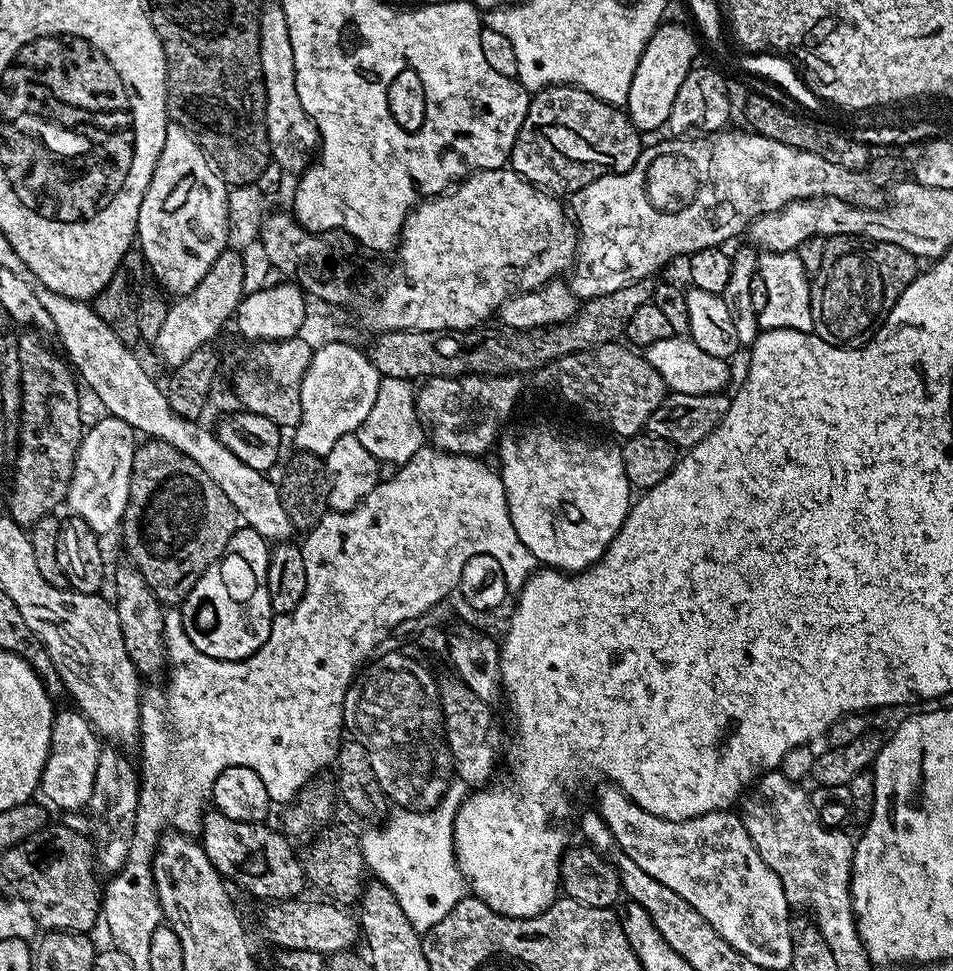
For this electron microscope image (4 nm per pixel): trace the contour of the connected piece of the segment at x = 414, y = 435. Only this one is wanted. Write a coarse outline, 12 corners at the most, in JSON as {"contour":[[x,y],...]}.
{"contour":[[381,377],[357,429],[382,464],[405,464],[426,432],[409,381]]}

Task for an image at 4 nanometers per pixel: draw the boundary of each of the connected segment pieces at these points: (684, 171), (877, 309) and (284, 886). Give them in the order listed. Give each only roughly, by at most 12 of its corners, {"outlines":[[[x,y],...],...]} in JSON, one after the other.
{"outlines":[[[774,138],[641,147],[571,193],[581,301],[861,171]],[[831,237],[812,332],[867,345],[918,275],[902,246]],[[205,811],[202,847],[263,902],[306,888],[293,841]]]}

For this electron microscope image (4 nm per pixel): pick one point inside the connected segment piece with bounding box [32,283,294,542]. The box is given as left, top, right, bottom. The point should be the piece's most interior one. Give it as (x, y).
(126, 390)

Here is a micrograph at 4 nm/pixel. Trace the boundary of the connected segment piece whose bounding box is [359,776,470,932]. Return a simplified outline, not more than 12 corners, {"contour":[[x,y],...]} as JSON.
{"contour":[[453,777],[427,810],[393,809],[359,835],[367,871],[427,932],[466,894]]}

